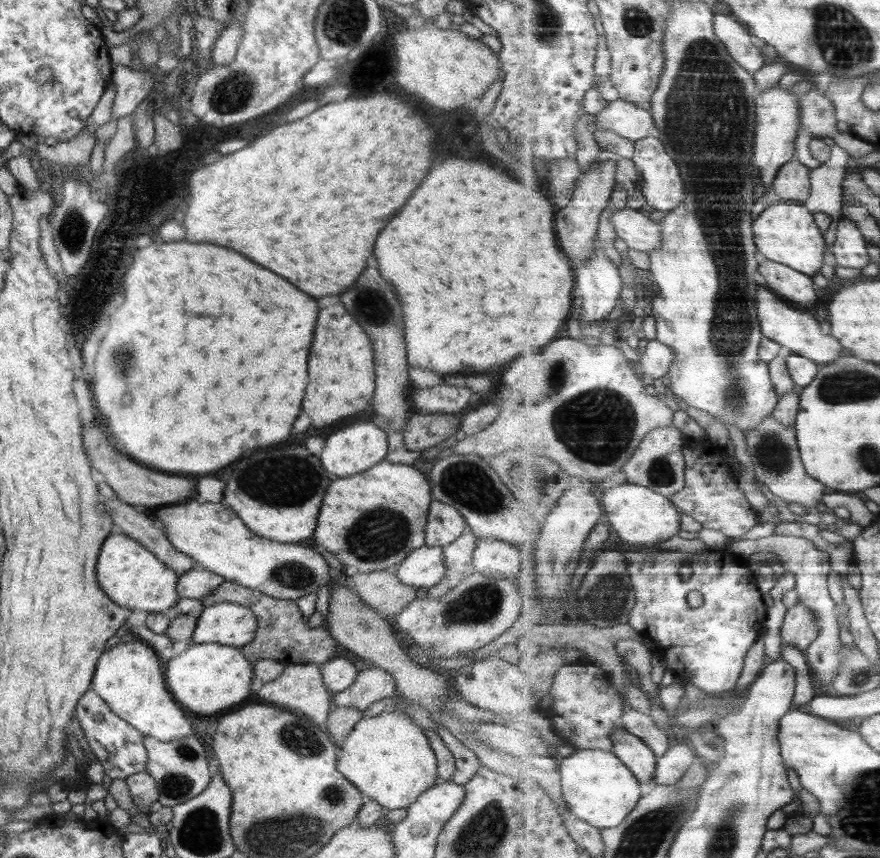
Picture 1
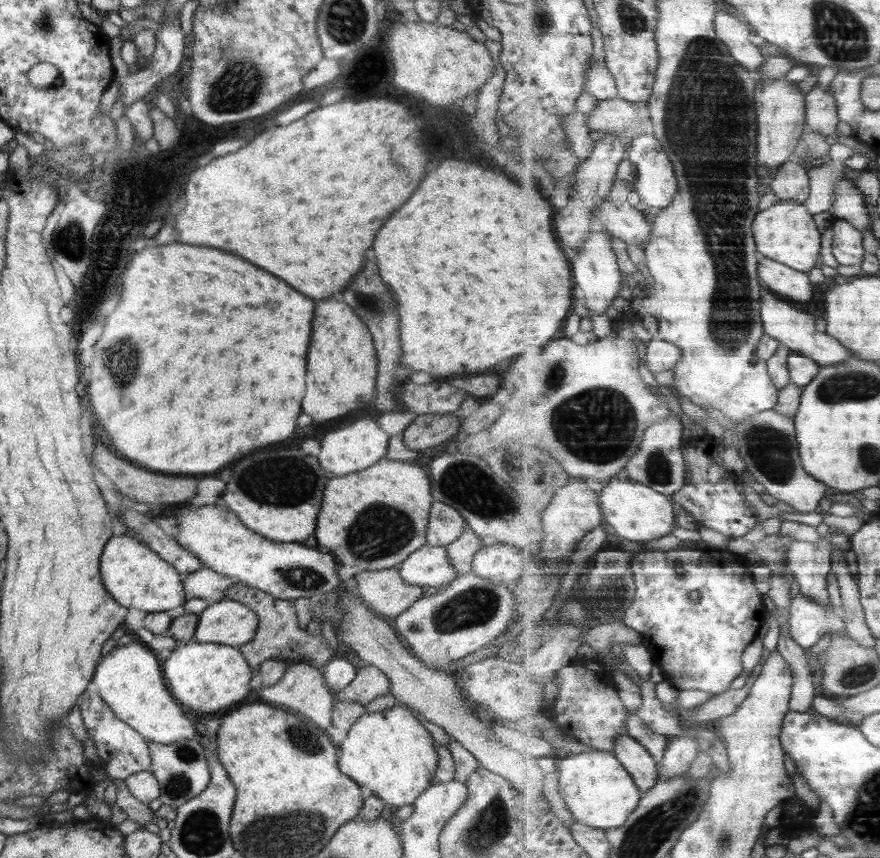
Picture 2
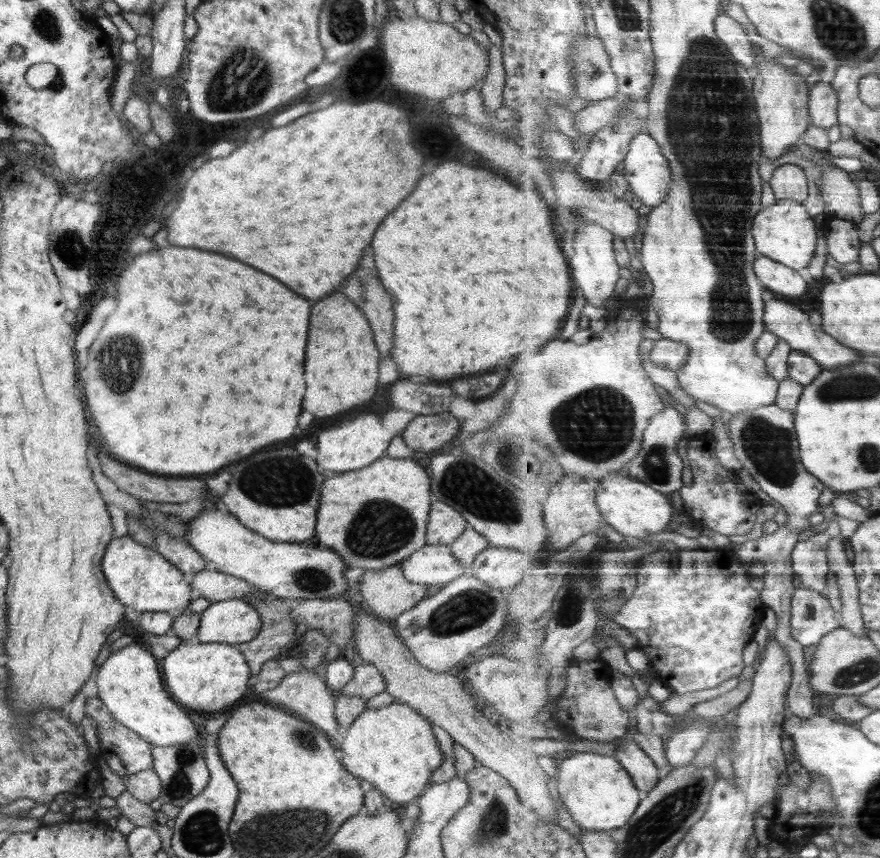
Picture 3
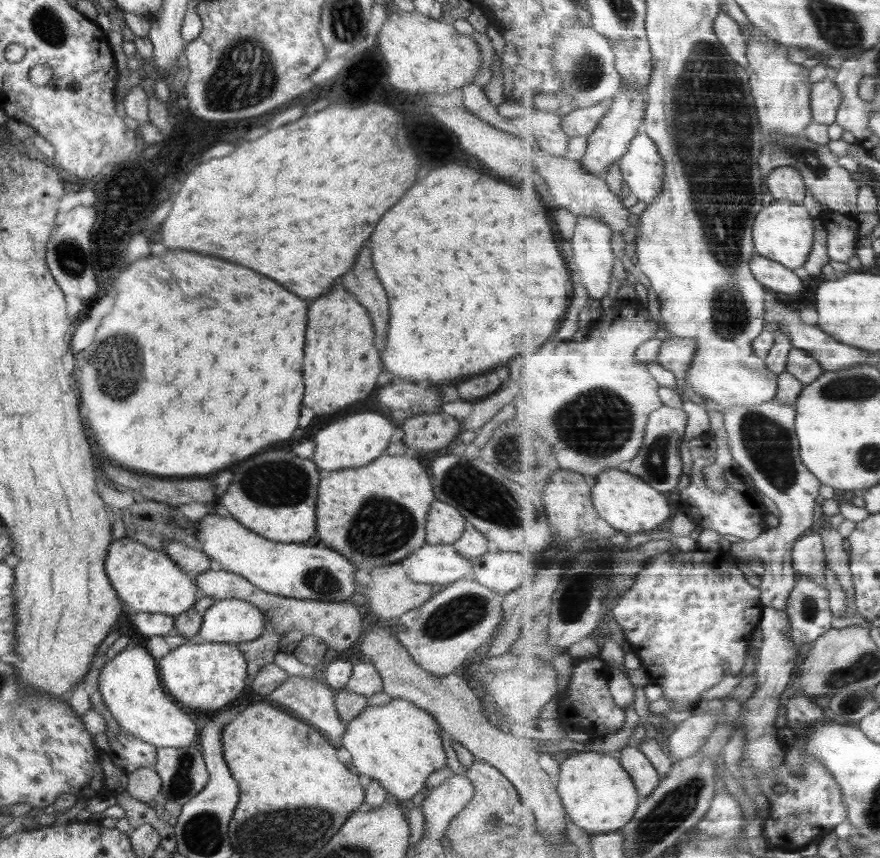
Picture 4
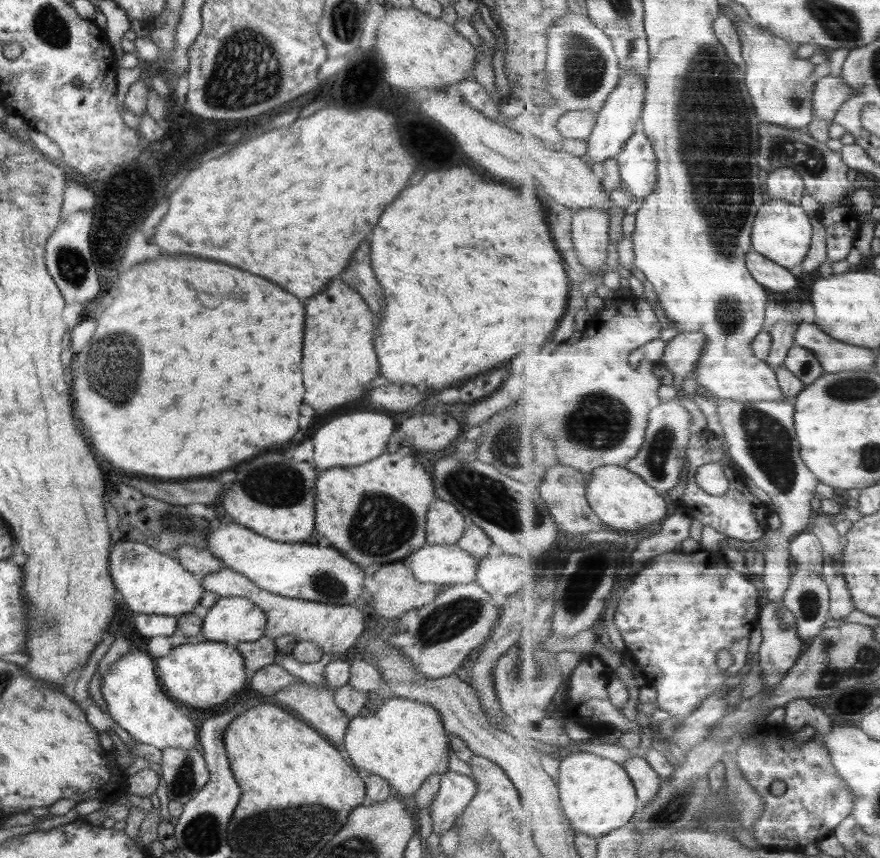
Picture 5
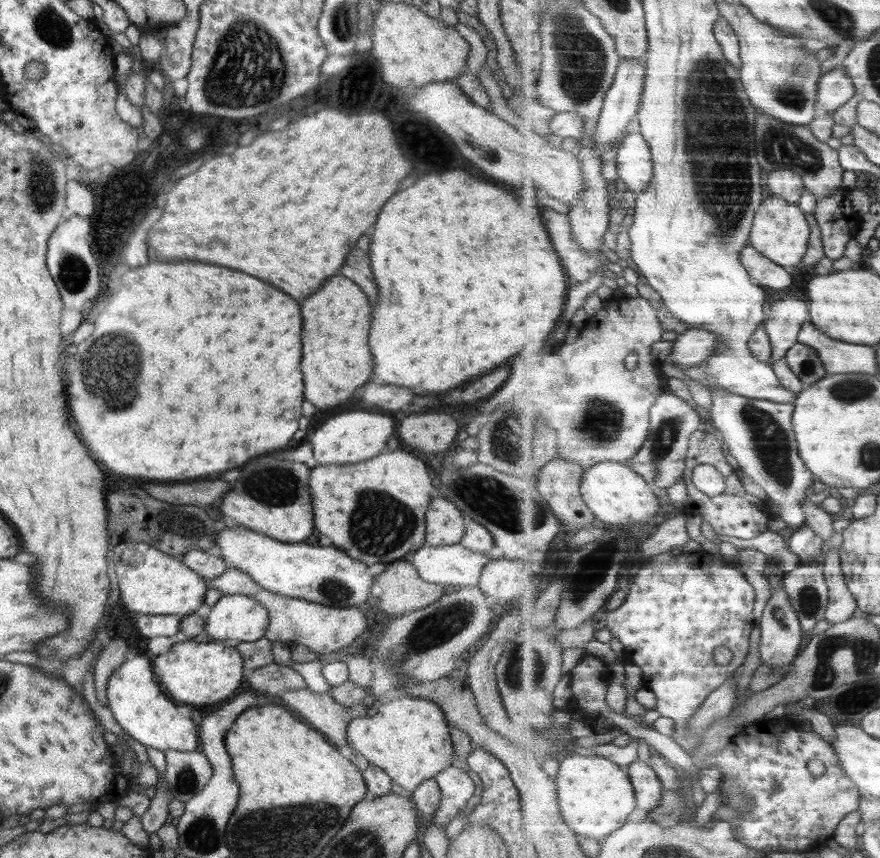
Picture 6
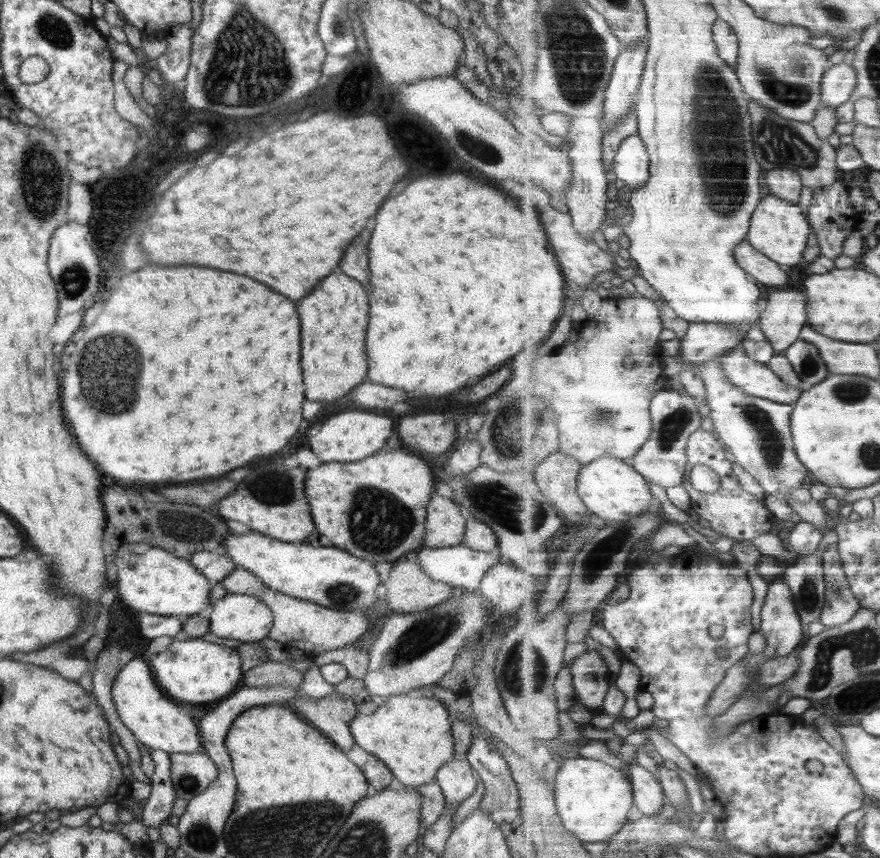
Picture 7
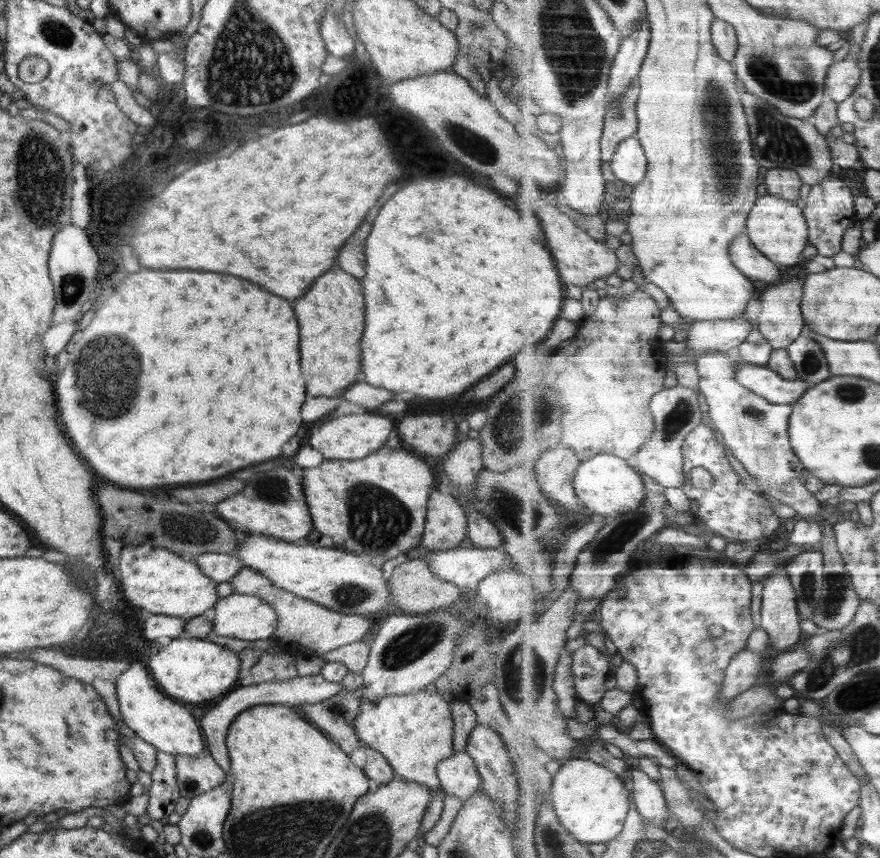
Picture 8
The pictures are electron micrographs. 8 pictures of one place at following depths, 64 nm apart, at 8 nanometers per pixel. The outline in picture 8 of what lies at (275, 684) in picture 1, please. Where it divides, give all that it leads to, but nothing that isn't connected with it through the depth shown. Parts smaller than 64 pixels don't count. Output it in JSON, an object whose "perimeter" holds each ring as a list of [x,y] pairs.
{"perimeter":[[[338,687],[335,696],[319,704],[302,704],[297,710],[349,755],[362,745],[353,727],[364,699],[360,697],[360,691],[346,691]]]}

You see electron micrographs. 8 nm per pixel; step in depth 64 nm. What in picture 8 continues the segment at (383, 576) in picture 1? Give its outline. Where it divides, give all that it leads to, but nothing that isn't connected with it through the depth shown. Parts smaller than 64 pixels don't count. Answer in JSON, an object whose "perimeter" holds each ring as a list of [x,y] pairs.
{"perimeter":[[[423,558],[408,560],[396,566],[388,585],[392,602],[406,614],[417,615],[425,612],[430,613],[437,608],[452,607],[461,597],[471,596],[455,584],[438,578],[429,570],[428,563]]]}

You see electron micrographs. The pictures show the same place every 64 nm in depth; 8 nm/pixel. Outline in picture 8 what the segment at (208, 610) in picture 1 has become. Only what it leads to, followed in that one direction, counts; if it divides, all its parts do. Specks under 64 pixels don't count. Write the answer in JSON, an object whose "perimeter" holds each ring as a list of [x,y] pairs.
{"perimeter":[[[232,593],[213,606],[214,634],[244,641],[268,640],[278,628],[276,611],[261,598]]]}

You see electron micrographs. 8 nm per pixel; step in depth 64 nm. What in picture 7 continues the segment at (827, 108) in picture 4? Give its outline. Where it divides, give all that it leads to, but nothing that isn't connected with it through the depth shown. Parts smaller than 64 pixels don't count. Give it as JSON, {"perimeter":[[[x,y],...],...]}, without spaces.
{"perimeter":[[[853,63],[832,66],[823,80],[823,105],[837,109],[852,98],[858,83],[858,71]]]}

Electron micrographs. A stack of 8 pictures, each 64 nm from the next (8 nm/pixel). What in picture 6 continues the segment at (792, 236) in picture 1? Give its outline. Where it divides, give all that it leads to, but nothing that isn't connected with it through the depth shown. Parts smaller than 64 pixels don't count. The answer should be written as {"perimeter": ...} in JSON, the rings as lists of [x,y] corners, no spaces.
{"perimeter":[[[770,196],[763,202],[756,216],[756,227],[751,234],[751,244],[758,252],[787,268],[798,268],[811,245],[813,230],[807,213],[799,203],[793,203],[782,197]]]}

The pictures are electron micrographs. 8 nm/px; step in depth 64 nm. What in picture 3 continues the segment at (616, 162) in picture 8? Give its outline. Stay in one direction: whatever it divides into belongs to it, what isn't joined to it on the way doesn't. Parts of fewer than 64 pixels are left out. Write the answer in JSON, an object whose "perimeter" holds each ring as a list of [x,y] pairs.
{"perimeter":[[[640,133],[624,164],[625,178],[643,204],[656,208],[667,202],[672,192],[671,164],[655,136]]]}

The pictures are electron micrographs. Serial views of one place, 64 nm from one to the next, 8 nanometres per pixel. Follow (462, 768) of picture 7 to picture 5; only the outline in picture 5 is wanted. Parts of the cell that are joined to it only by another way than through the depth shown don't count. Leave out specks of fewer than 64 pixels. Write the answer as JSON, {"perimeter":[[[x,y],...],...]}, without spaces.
{"perimeter":[[[448,770],[441,776],[439,791],[429,806],[430,818],[433,822],[433,833],[443,835],[452,828],[455,820],[474,798],[477,788],[475,781],[464,774]]]}

